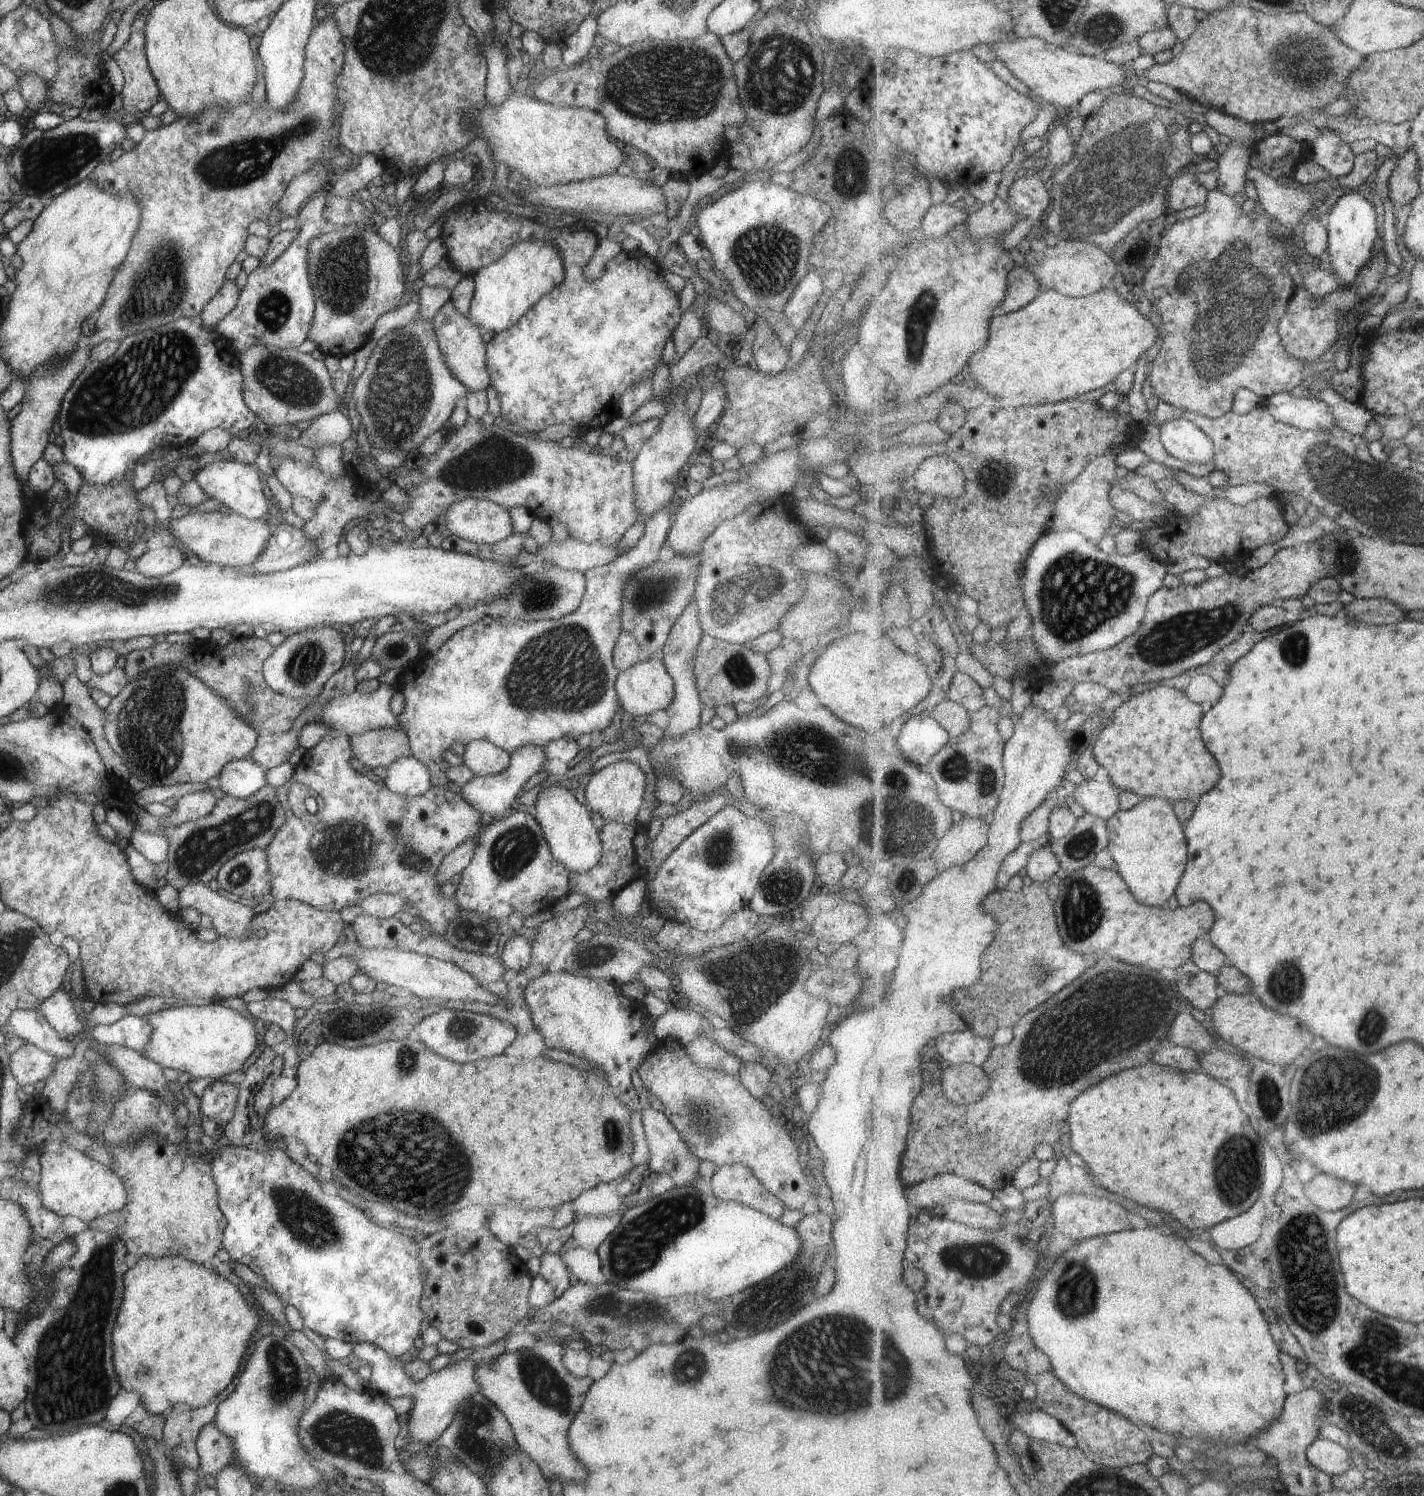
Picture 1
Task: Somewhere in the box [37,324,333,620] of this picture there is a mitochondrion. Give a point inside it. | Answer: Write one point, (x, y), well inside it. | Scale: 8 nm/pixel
(108, 402)

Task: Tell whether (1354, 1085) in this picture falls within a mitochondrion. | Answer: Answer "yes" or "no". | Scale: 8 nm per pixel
yes

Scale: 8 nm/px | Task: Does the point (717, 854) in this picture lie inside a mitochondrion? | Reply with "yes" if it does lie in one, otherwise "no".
yes

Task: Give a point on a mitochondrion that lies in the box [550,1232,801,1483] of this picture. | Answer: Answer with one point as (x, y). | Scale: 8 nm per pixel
(687, 1369)

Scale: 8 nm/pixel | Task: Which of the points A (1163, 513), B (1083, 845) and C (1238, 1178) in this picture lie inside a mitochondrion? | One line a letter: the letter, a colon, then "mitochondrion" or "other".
A: other
B: mitochondrion
C: mitochondrion

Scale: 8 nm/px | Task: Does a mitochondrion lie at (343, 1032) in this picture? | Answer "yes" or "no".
no

